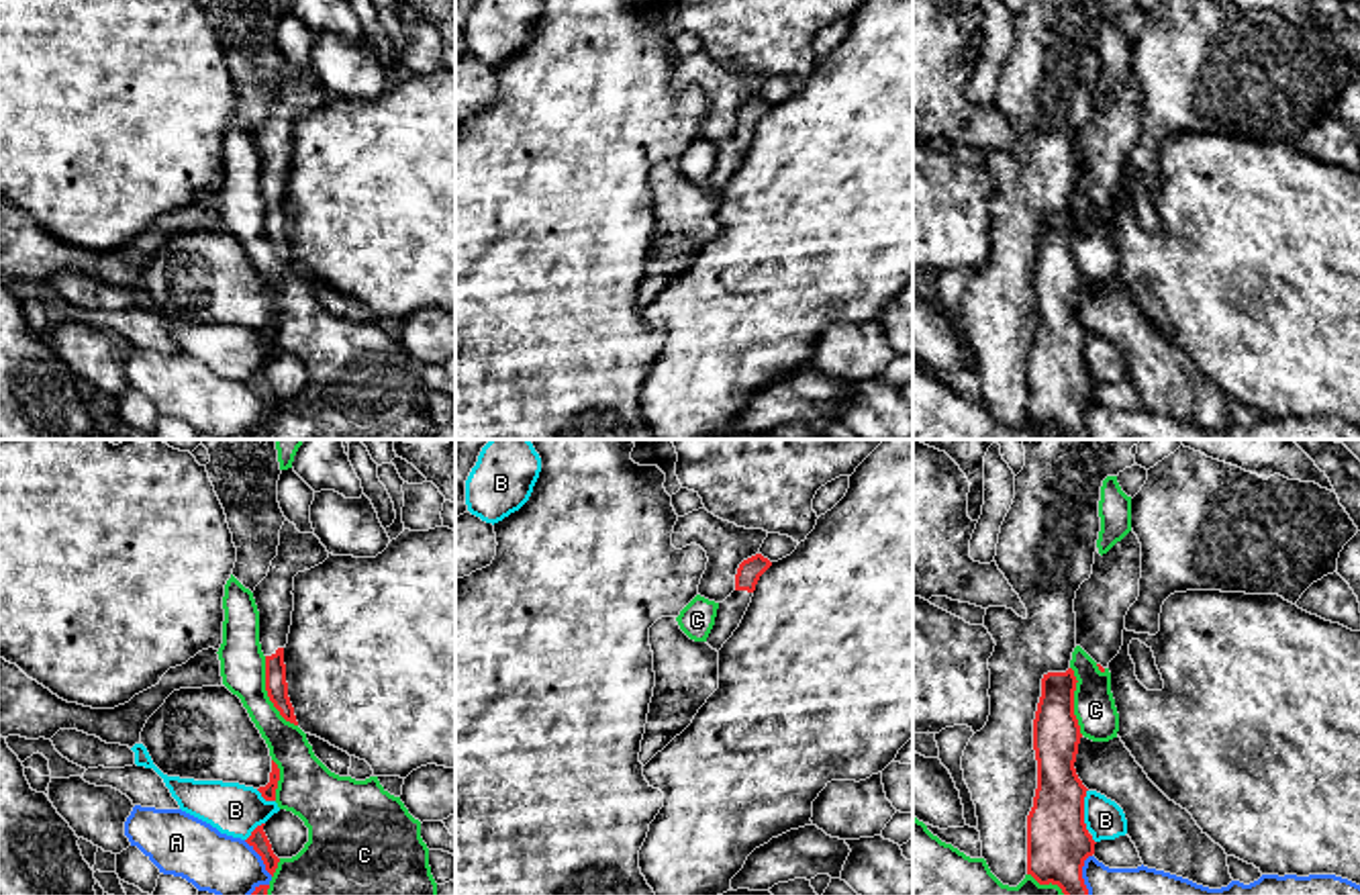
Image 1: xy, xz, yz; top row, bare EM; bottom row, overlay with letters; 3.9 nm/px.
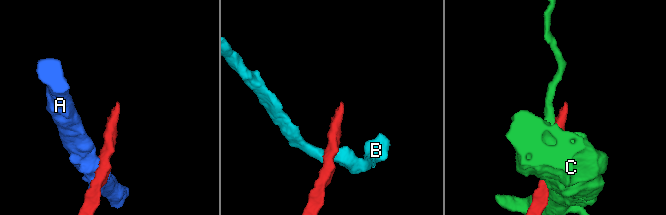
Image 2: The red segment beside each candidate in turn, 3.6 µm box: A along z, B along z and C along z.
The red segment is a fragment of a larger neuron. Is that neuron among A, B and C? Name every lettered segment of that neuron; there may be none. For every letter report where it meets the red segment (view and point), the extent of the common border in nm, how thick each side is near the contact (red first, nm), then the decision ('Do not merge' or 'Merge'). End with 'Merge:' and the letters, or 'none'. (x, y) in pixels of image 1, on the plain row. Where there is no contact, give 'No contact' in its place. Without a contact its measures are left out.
A: Touches red at xy (262, 401). Shared border 180 nm. Thickness 70 nm (red) against 240 nm. Do not merge
B: Touches red at yz (1083, 352). Shared border 170 nm. Thickness 260 nm (red) against 160 nm. Do not merge
C: Touches red at xy (268, 236). Shared border 300 nm. Thickness 90 nm (red) against 180 nm. Do not merge
Merge: none

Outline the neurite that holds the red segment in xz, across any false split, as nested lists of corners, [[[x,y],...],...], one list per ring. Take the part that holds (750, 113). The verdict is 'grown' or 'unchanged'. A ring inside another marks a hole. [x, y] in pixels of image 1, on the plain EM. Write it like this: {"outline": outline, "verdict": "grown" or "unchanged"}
{"outline": [[[756,96],[739,106],[735,116],[735,133],[723,145],[719,145],[715,168],[707,180],[707,186],[713,192],[719,194],[723,186],[739,170],[751,145],[756,127],[770,108],[772,104],[764,100],[762,96]]], "verdict": "grown"}

